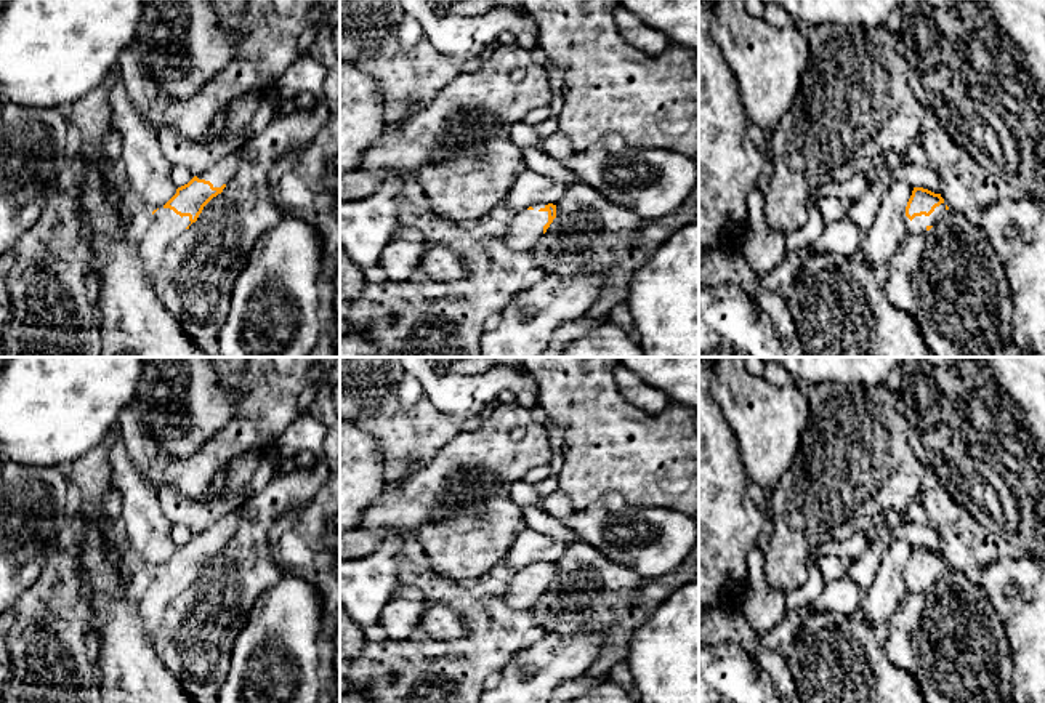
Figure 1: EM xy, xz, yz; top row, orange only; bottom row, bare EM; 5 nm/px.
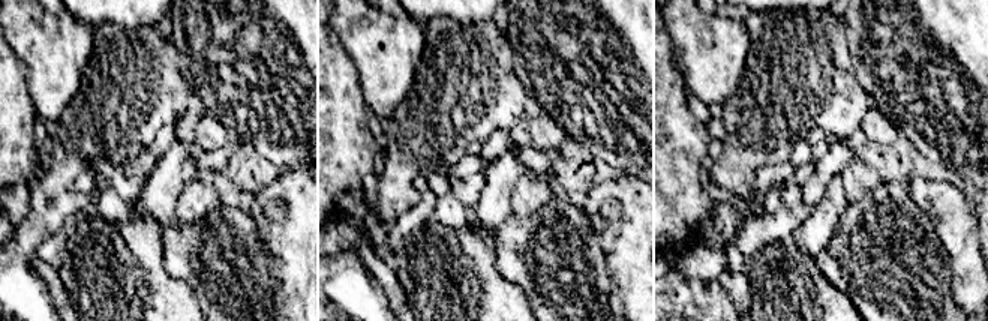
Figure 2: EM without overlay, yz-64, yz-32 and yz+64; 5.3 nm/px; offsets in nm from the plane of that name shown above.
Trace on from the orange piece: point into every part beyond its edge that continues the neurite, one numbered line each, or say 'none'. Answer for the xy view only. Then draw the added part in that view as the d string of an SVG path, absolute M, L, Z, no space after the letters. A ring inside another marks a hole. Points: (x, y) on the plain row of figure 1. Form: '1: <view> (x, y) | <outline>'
1: xy (220, 532) | M242 506L228 512L224 517L221 517L212 527L197 533L197 536L210 540L213 543L213 546L221 546L234 535L239 522L240 522L240 512L242 512Z
2: xy (165, 583) | M162 565L152 573L152 581L139 599L139 615L149 634L162 621L171 599L183 593L189 583L189 575L181 576L170 567Z

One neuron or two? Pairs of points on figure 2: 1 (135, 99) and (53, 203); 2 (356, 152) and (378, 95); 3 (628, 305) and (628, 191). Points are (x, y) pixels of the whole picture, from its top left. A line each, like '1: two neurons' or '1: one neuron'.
1: one neuron
2: two neurons
3: one neuron

